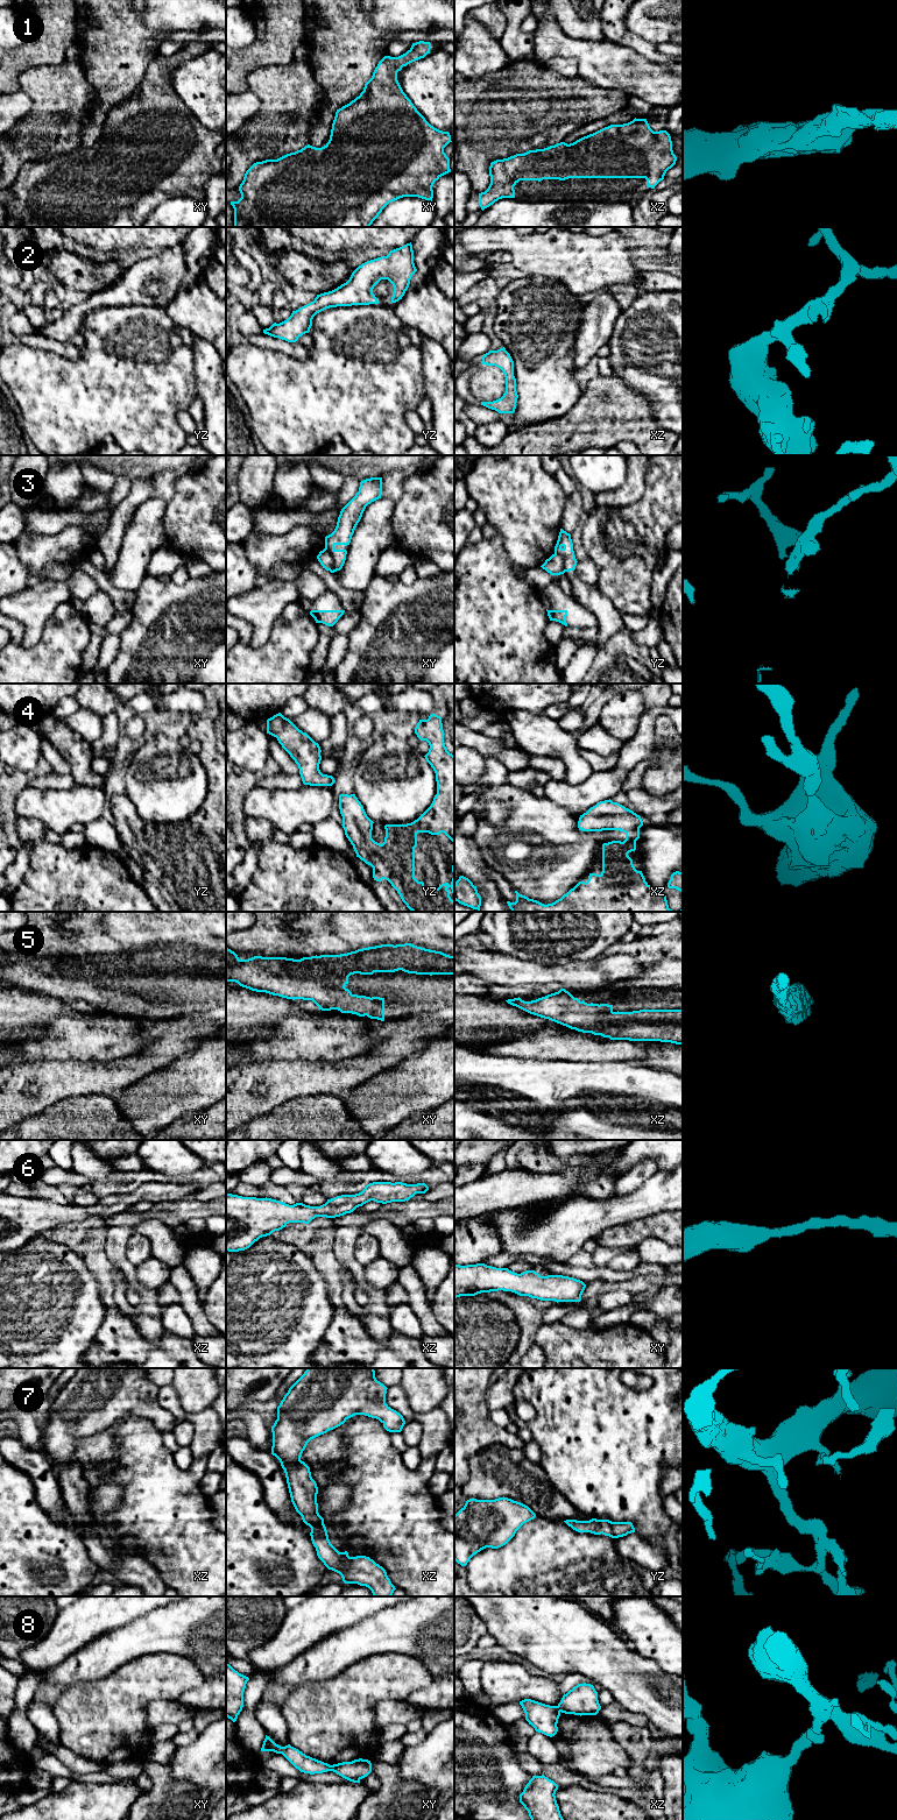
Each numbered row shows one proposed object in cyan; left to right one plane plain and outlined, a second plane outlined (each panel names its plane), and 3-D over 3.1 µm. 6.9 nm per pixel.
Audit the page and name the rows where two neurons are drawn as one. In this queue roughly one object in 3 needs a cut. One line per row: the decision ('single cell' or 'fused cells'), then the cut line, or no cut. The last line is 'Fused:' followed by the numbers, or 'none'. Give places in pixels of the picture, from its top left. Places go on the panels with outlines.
1: single cell | no cut
2: single cell | no cut
3: fused cells | xy (325, 547), (332, 558), (333, 572)
4: single cell | no cut
5: single cell | no cut
6: single cell | no cut
7: single cell | no cut
8: fused cells | xy (330, 1765), (331, 1770)
Fused: 3, 8

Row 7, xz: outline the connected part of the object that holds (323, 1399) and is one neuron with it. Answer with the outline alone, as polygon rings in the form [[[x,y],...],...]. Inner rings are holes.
[[[306,1368],[304,1374],[289,1388],[277,1407],[277,1419],[271,1426],[275,1456],[284,1470],[291,1502],[303,1522],[311,1528],[311,1541],[324,1565],[339,1573],[345,1584],[368,1587],[374,1596],[391,1596],[395,1586],[386,1570],[366,1556],[349,1557],[339,1552],[330,1542],[324,1518],[318,1513],[318,1487],[310,1467],[301,1460],[308,1443],[344,1424],[355,1415],[379,1419],[389,1432],[401,1432],[405,1421],[386,1403],[387,1387],[376,1380],[374,1368]]]

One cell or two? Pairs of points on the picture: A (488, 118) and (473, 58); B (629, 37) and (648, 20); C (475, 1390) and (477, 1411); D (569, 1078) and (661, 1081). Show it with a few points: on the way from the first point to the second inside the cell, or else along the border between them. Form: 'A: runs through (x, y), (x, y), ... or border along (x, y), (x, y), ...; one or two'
A: border along (503, 68), (475, 78), (466, 78); two
B: border along (626, 12), (624, 26), (633, 33), (656, 44); two
C: runs through (475, 1395), (475, 1407); one
D: runs through (592, 1084), (637, 1084); one

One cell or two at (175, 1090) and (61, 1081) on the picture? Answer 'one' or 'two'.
two

